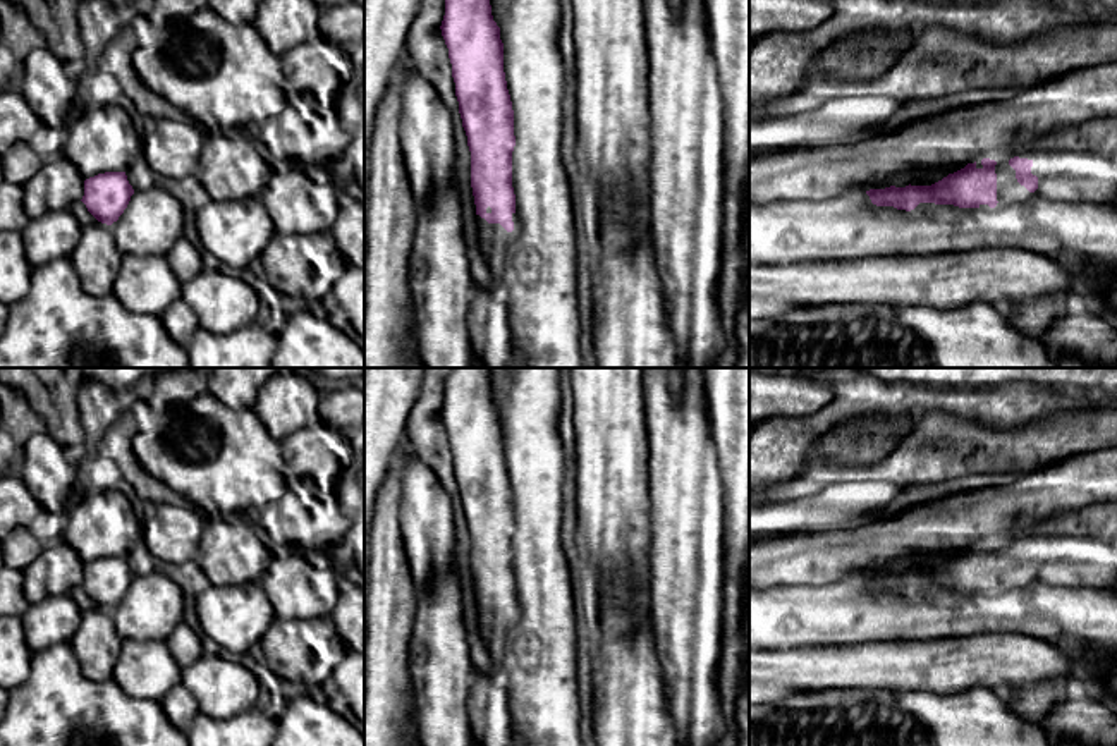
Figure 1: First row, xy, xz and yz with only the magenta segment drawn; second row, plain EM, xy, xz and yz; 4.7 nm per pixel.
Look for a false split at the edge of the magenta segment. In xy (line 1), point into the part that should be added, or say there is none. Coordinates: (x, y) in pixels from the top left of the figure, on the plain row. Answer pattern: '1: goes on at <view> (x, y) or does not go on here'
1: does not go on here

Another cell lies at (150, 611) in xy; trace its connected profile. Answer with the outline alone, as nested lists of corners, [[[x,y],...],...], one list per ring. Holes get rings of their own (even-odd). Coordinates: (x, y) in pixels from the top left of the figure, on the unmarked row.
[[[170,574],[134,576],[110,612],[122,641],[165,641],[184,619],[182,591]]]

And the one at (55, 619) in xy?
[[[70,593],[46,596],[22,615],[26,643],[33,651],[70,643],[81,626],[81,608]]]

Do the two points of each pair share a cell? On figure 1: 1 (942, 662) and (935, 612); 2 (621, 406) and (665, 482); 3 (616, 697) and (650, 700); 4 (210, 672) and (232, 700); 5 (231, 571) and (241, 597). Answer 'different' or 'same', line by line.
1: different
2: different
3: same
4: same
5: different

